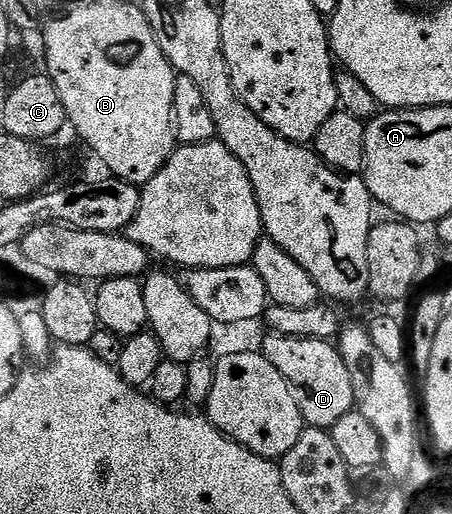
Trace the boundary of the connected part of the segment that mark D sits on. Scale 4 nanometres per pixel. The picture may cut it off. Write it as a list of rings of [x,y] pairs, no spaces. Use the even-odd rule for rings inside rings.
[[[267,333],[261,353],[291,386],[291,392],[307,427],[329,429],[337,425],[337,421],[340,417],[345,417],[345,413],[356,410],[353,380],[350,379],[349,369],[334,342]]]

